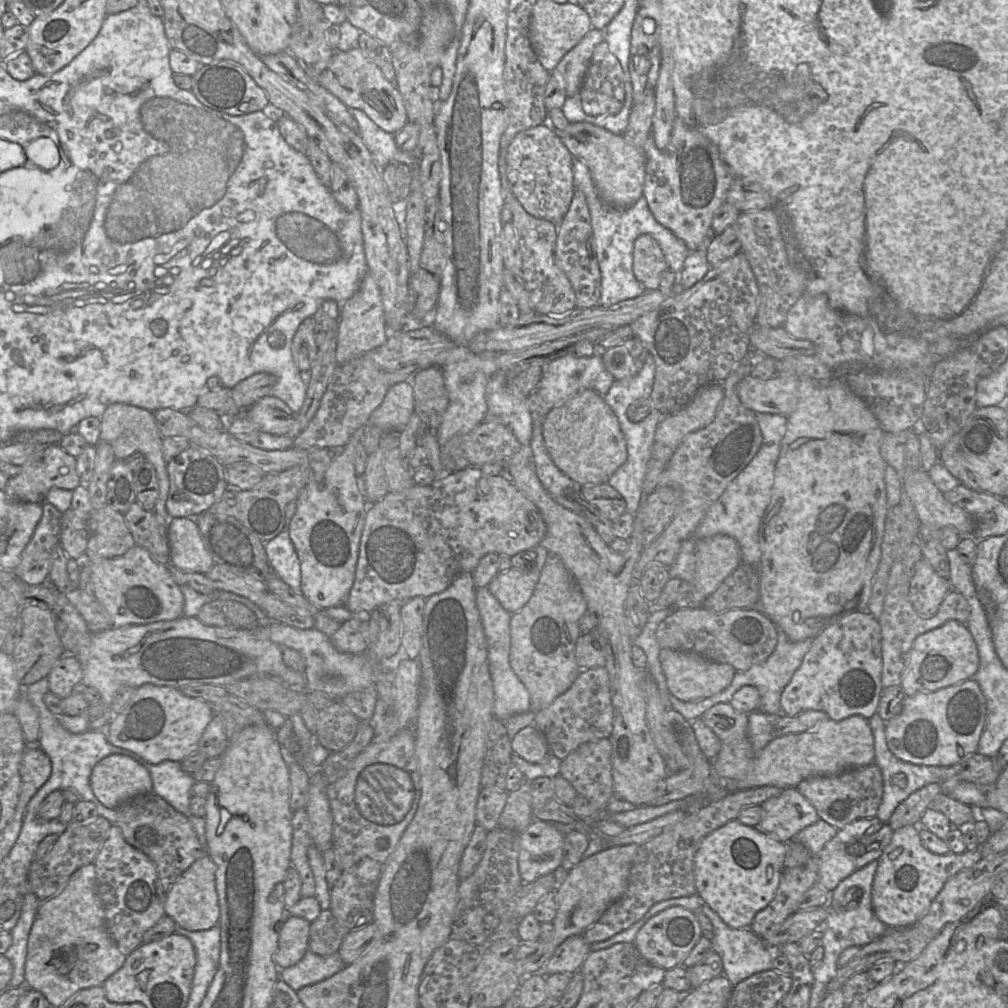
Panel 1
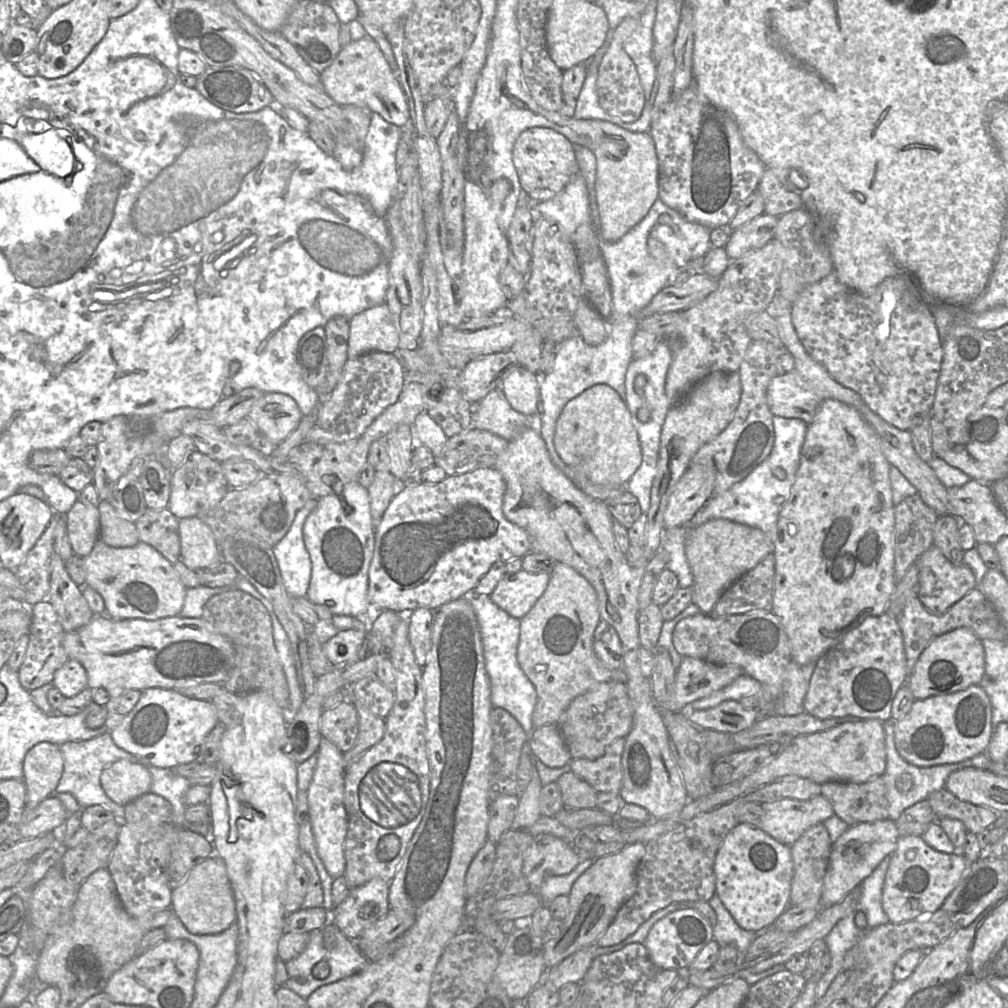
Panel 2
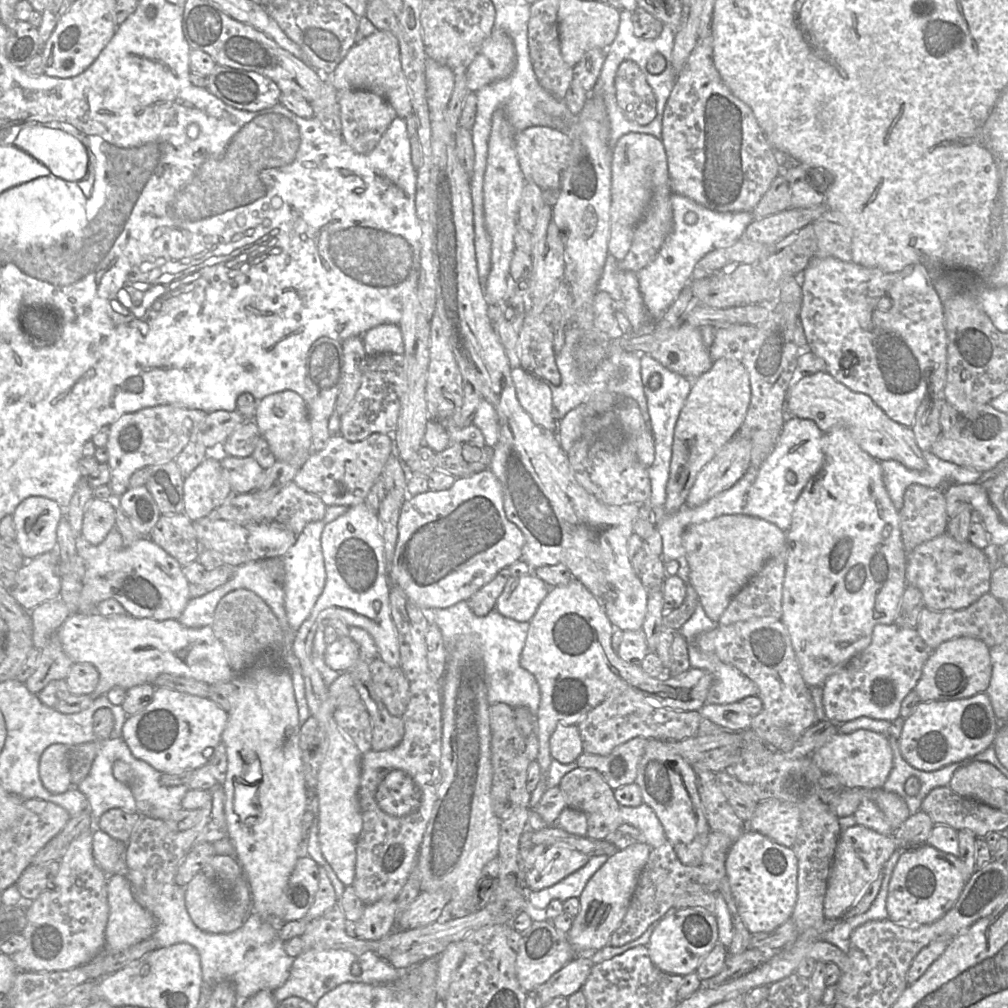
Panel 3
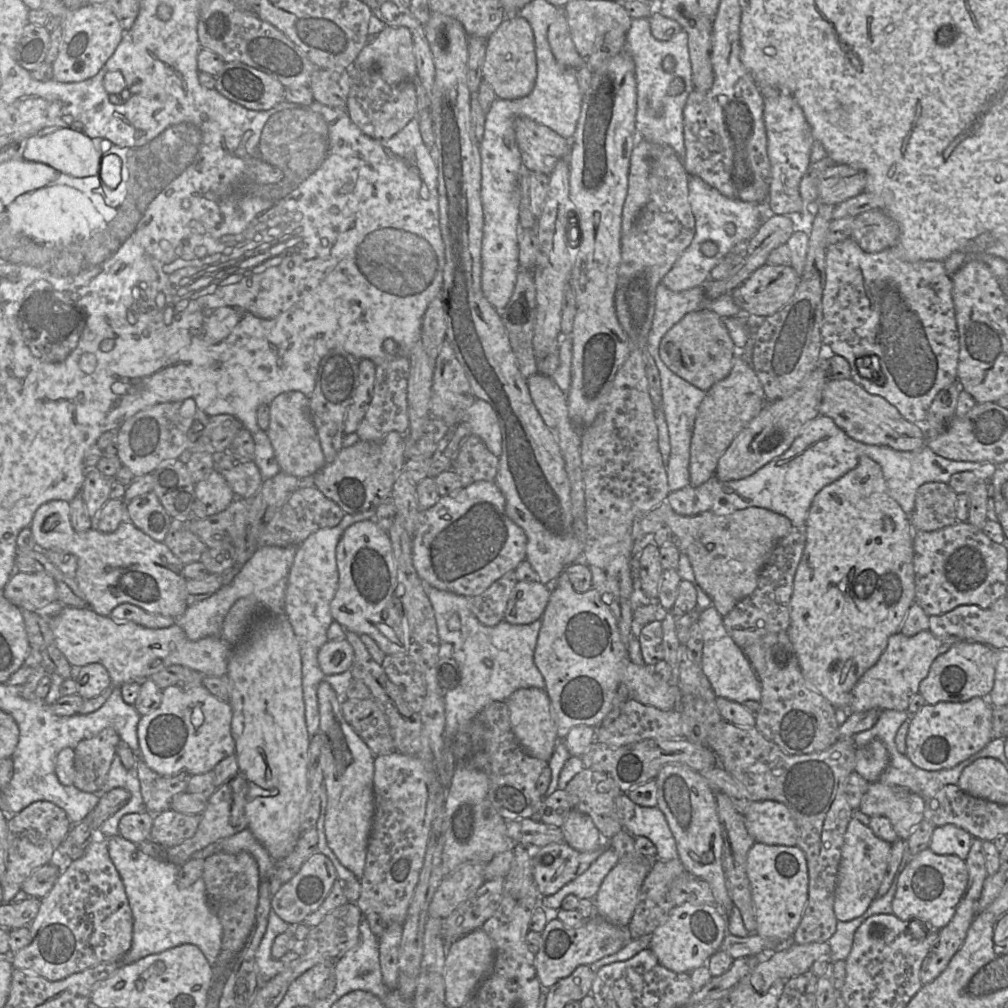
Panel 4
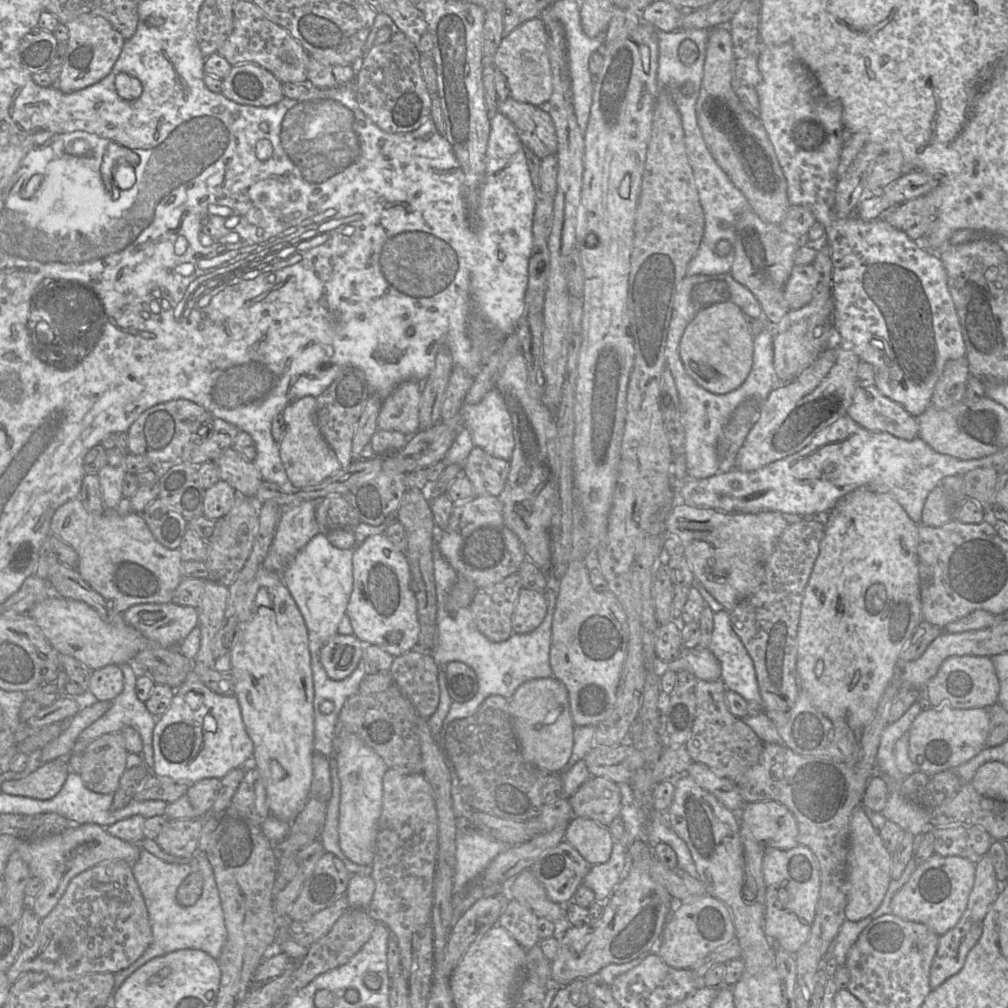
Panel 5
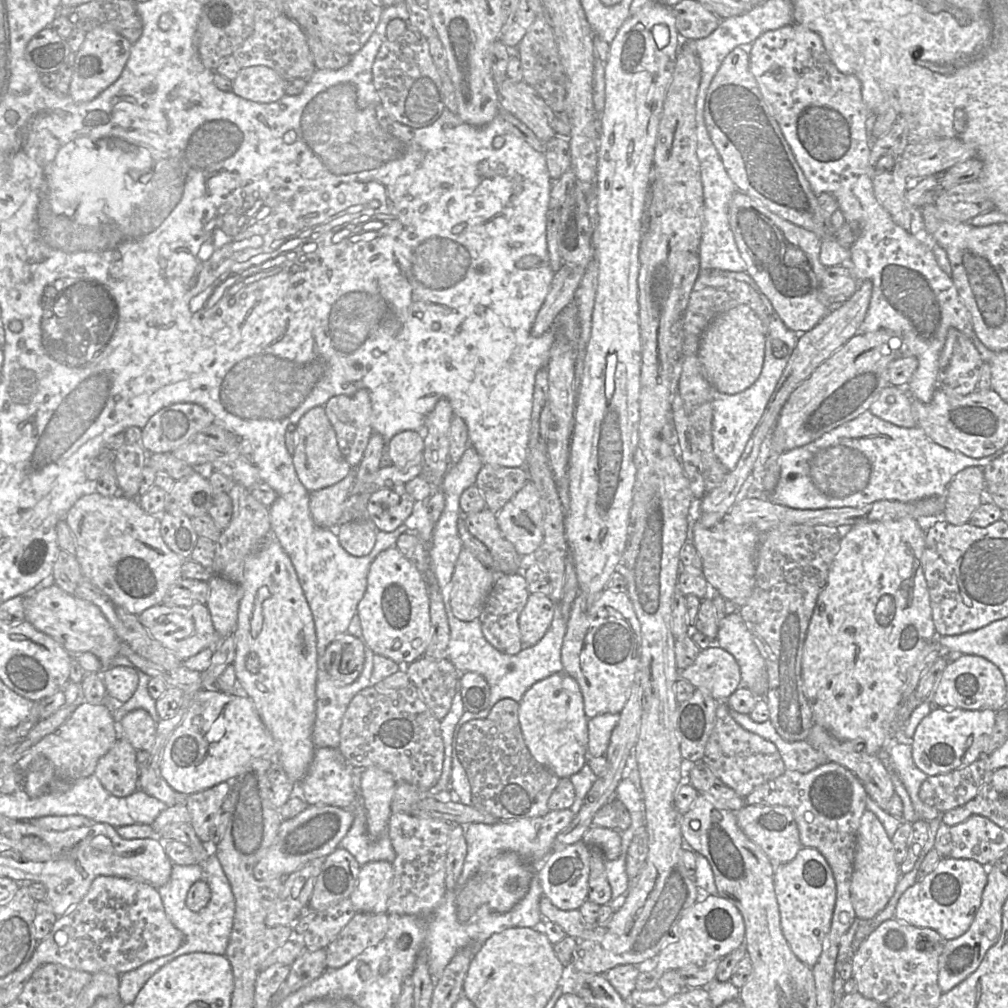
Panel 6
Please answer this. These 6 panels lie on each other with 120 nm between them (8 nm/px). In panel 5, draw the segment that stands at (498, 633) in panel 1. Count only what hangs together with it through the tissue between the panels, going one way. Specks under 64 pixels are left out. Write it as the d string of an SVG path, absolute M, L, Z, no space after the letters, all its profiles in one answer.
M434 547L433 566L437 597L438 639L437 647L432 651L425 652L429 652L439 664L440 669L443 670L450 661L459 661L468 665L476 673L478 681L478 690L472 699L463 703L451 699L449 712L440 731L443 734L453 721L473 716L489 696L500 695L510 700L516 689L523 683L534 679L553 677L549 653L558 580L554 580L550 570L548 572L548 588L545 591L548 601L547 613L542 623L535 630L525 634L513 633L505 641L492 642L478 630L470 606L461 608L455 613L448 610L448 596L457 580L457 573L437 547Z

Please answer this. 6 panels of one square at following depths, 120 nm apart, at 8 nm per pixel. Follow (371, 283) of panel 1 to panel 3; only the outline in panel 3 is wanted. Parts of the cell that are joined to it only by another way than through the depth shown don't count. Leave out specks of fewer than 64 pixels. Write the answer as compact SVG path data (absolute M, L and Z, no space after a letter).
M385 323L373 327L361 339L367 355L404 353L401 330L396 324Z

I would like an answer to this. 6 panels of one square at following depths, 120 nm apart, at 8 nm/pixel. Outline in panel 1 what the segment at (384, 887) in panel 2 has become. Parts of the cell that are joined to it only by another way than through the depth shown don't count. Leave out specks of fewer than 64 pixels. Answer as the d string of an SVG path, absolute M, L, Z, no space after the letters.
M364 858L353 867L342 872L338 881L330 888L330 910L348 931L365 927L373 922L374 896L381 876L382 865Z

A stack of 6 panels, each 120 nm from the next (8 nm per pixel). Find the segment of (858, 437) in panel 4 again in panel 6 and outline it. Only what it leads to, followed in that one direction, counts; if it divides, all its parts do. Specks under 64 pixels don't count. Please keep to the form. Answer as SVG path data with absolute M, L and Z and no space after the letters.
M888 385L868 411L896 426L912 428L917 426L917 423L911 408L911 398L906 388Z

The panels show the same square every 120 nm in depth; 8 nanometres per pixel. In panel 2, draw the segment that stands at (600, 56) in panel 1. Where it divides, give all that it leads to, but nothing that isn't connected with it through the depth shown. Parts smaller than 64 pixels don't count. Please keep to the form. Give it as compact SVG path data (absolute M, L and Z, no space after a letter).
M639 16L628 17L613 31L610 29L609 46L598 68L596 88L599 104L609 115L618 117L626 123L640 119L647 105L647 99L642 91L637 70L624 52L622 45L629 36L637 29Z

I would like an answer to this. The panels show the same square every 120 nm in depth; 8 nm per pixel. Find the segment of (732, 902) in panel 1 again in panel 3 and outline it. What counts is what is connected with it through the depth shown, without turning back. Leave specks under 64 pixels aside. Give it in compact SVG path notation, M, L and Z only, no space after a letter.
M748 828L731 844L725 870L739 915L751 934L771 932L791 919L797 900L798 871L791 848Z

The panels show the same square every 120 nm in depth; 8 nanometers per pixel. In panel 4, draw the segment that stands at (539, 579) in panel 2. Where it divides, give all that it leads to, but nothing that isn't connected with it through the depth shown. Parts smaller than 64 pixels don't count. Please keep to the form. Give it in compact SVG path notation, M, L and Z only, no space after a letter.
M518 581L512 589L504 612L510 624L527 625L541 619L551 591L540 581Z

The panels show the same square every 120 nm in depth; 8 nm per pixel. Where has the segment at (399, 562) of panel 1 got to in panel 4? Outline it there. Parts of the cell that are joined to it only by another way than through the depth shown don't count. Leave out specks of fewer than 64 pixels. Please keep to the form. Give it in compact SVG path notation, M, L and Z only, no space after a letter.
M477 481L448 496L441 496L439 501L427 510L421 510L417 528L412 540L412 562L420 579L434 588L448 591L457 595L472 597L486 590L493 582L507 572L514 571L525 560L527 538L524 531L516 525L506 514L505 497L494 481Z

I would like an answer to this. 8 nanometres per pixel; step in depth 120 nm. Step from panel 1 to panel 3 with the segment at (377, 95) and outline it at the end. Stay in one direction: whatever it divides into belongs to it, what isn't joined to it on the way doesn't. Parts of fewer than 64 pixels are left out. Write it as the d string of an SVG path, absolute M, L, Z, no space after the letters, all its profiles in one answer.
M376 30L354 45L331 74L317 73L321 81L329 79L338 92L367 90L384 98L401 119L407 119L412 113L411 95L401 64L400 45L392 32Z

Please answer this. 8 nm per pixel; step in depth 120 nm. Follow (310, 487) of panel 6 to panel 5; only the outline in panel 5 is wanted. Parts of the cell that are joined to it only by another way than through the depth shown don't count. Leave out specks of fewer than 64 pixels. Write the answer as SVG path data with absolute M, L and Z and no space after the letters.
M305 396L290 403L281 413L286 423L286 432L278 443L280 457L288 479L295 487L318 484L343 468L321 434L317 423L316 408L316 398Z

